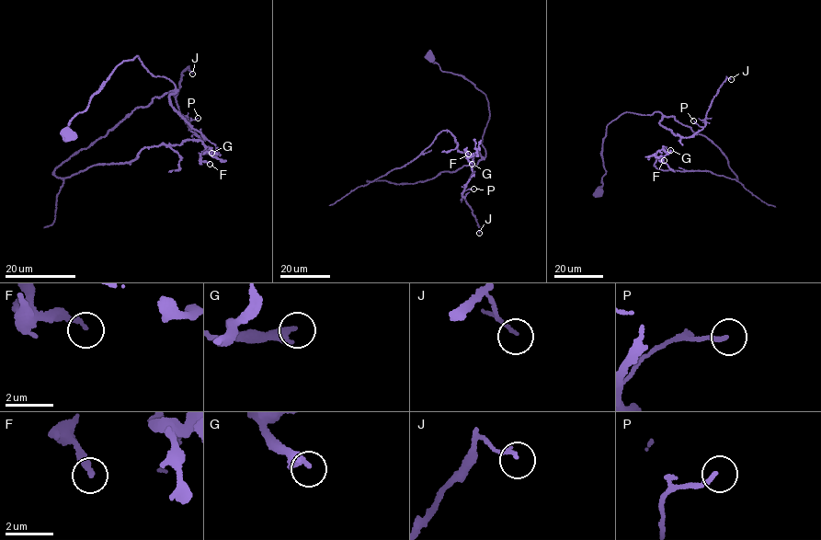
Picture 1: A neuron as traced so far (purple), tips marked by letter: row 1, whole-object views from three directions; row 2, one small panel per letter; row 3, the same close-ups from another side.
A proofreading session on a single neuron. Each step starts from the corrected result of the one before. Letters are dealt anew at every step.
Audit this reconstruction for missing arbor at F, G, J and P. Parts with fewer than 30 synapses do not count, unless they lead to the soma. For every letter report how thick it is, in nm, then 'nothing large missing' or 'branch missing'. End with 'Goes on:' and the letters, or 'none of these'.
F: 160 nm thick; nothing large missing
G: 400 nm thick; nothing large missing
J: 80 nm thick; nothing large missing
P: 150 nm thick; nothing large missing
Goes on: none of these

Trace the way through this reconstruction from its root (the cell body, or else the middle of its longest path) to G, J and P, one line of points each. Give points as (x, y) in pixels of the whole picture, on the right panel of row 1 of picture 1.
G: (599, 192), (608, 124), (628, 111), (675, 117), (720, 148), (737, 179), (654, 166), (663, 146), (670, 150)
J: (599, 192), (608, 124), (626, 112), (658, 111), (660, 124), (692, 136), (704, 125), (720, 86), (731, 79)
P: (599, 192), (608, 124), (626, 112), (658, 111), (659, 123), (689, 137), (702, 127), (693, 120)

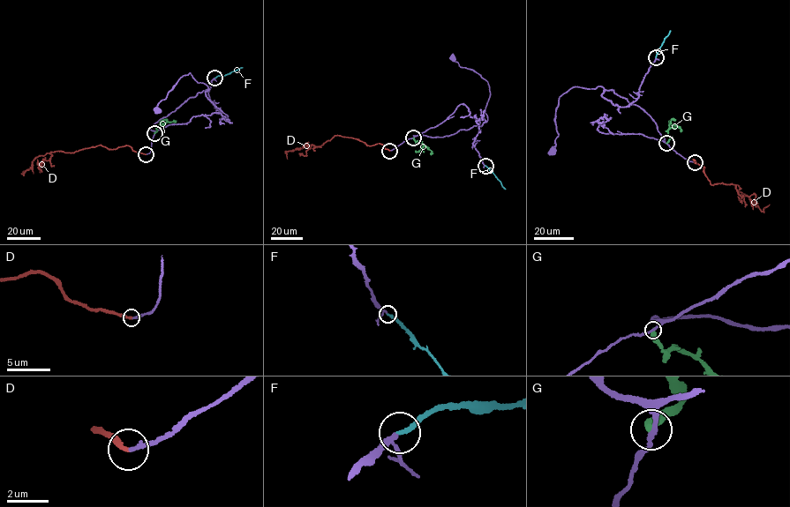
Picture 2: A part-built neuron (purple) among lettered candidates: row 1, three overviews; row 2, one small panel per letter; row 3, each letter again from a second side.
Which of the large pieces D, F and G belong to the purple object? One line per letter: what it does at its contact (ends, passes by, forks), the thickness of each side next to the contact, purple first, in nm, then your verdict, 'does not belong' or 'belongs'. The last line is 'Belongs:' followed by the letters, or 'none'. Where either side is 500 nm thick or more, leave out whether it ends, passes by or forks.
D: it ends there; 190 nm thick on the purple side, 220 nm on the other; belongs
F: it ends there; 170 nm thick on the purple side, 240 nm on the other; belongs
G: it ends there; 200 nm thick on the purple side, 400 nm on the other; does not belong
Belongs: D, F

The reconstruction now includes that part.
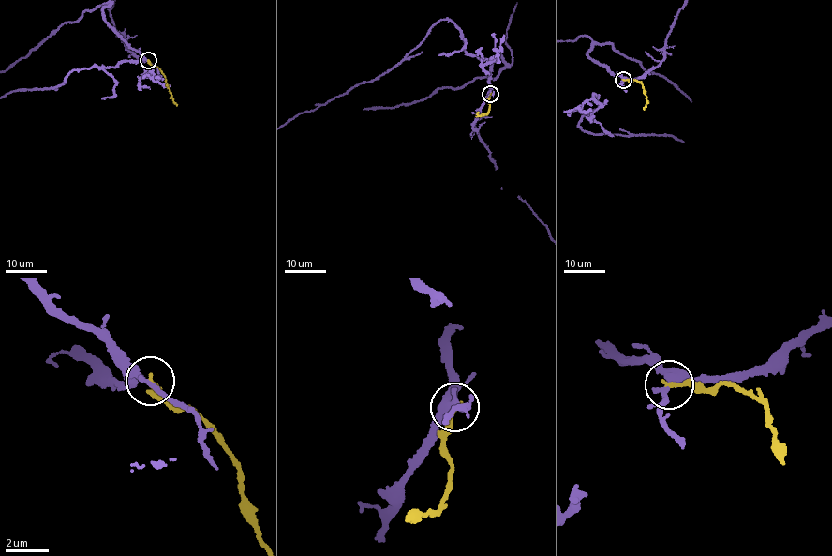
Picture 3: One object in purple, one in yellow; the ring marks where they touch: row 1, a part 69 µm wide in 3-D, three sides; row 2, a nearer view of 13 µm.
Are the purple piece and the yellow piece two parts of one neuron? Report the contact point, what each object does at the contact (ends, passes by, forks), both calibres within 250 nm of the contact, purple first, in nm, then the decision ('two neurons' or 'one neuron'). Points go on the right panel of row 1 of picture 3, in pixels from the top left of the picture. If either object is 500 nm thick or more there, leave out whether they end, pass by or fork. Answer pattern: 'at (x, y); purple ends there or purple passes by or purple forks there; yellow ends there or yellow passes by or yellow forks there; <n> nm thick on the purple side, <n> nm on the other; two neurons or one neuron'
at (623, 80); purple passes by; yellow ends there; 260 nm thick on the purple side, 240 nm on the other; two neurons

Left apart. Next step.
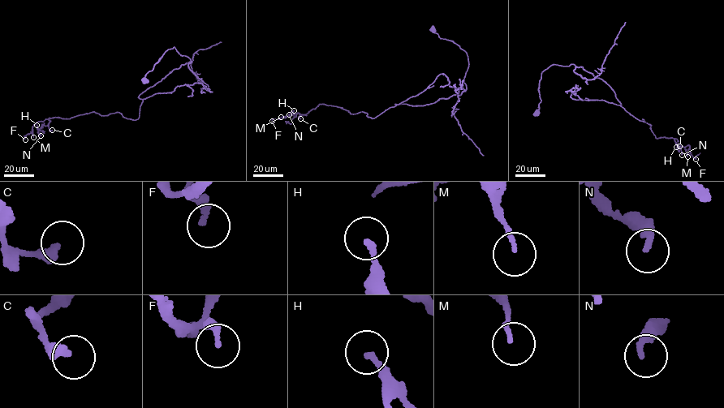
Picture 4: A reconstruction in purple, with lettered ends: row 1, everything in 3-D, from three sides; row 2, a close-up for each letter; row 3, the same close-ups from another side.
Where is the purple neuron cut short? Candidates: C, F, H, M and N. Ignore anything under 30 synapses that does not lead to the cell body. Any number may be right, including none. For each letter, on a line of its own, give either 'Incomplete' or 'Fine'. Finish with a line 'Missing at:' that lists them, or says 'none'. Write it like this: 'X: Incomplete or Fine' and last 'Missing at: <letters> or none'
C: Fine
F: Fine
H: Fine
M: Fine
N: Fine
Missing at: none

